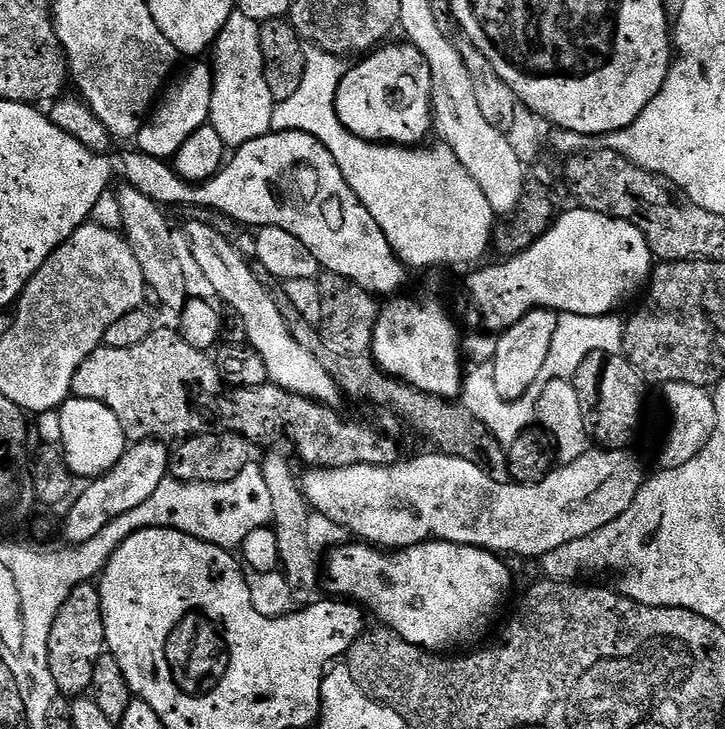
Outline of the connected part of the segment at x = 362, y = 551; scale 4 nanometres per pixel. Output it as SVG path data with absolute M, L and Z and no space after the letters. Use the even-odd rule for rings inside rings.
M425 540L422 544L415 544L409 548L399 550L381 550L367 542L345 542L334 547L327 553L326 560L326 588L333 597L343 598L349 602L359 602L369 613L377 616L379 623L386 628L393 628L403 640L410 642L419 648L426 648L430 652L437 654L445 650L456 650L459 644L472 644L475 640L480 640L484 636L484 631L488 628L488 619L500 608L500 603L504 600L504 595L508 592L508 587L512 584L512 572L503 564L501 557L495 552L487 552L485 548L475 548L469 544L455 544L445 540Z

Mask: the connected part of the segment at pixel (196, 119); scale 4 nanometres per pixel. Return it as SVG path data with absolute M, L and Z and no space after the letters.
M196 64L174 84L163 93L162 99L155 105L154 111L140 127L140 133L134 138L134 144L140 147L137 149L143 155L163 161L175 157L176 152L182 150L183 143L200 127L209 123L212 115L212 91L216 82L209 65L207 68L204 64Z

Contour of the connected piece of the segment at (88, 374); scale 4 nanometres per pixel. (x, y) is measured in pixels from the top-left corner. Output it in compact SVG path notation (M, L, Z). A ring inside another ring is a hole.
M157 327L150 334L150 338L146 338L146 342L138 342L138 346L126 346L125 348L105 348L103 346L95 348L86 358L86 362L82 362L82 366L78 366L78 374L74 374L74 382L72 383L72 396L77 400L93 400L94 402L102 402L110 410L114 410L114 414L118 418L118 422L122 422L122 430L129 441L137 442L141 440L161 440L165 442L176 442L181 438L190 436L198 436L202 432L211 432L219 430L222 432L236 432L240 436L253 442L264 440L271 434L272 428L276 432L285 432L292 439L292 444L296 447L296 452L305 460L305 465L314 468L345 468L354 464L387 464L389 466L397 463L396 444L388 436L383 436L380 432L375 432L368 424L363 424L360 420L347 420L344 416L336 413L335 407L319 404L317 400L307 400L304 396L299 396L293 392L287 392L286 389L278 387L271 382L258 386L257 388L234 388L225 384L224 379L220 377L220 371L216 369L216 361L208 352L199 352L194 346L190 346L190 342L186 342L179 331L168 328Z

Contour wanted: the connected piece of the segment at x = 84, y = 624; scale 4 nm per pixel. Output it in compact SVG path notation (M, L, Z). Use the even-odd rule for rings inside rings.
M92 582L79 584L56 611L50 630L50 671L61 697L80 698L91 689L94 666L98 666L98 658L106 652L105 638L99 587Z

